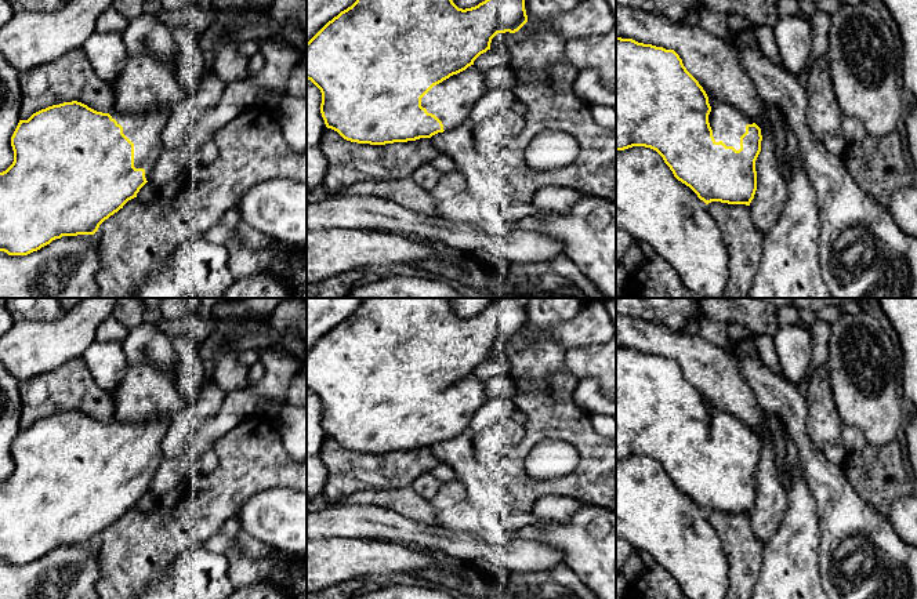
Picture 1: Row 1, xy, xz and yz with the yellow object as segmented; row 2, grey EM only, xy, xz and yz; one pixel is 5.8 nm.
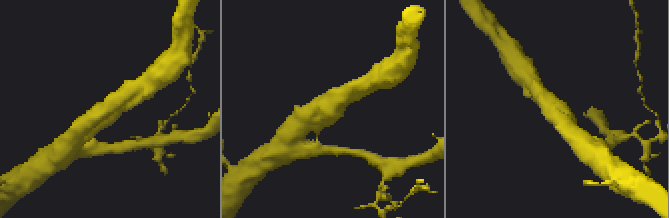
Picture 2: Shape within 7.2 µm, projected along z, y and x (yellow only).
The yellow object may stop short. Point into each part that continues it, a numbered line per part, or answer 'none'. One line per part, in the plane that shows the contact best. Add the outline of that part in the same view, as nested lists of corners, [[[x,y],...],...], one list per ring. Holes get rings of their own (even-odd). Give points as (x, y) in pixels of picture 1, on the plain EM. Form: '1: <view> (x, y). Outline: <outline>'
1: yz (728, 434). Outline: [[[706,400],[706,403],[711,415],[708,432],[715,451],[722,450],[726,455],[739,460],[740,446],[746,442],[746,435],[753,433],[753,429],[732,414],[714,407],[710,402]]]

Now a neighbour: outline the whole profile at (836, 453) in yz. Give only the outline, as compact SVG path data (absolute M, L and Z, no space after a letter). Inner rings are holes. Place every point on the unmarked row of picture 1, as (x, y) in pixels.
M842 443L826 444L823 453L826 458L837 467L841 467L847 457L847 450Z

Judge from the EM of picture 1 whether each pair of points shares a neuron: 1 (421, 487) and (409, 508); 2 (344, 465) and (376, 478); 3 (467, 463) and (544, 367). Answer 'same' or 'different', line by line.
1: different
2: same
3: different

